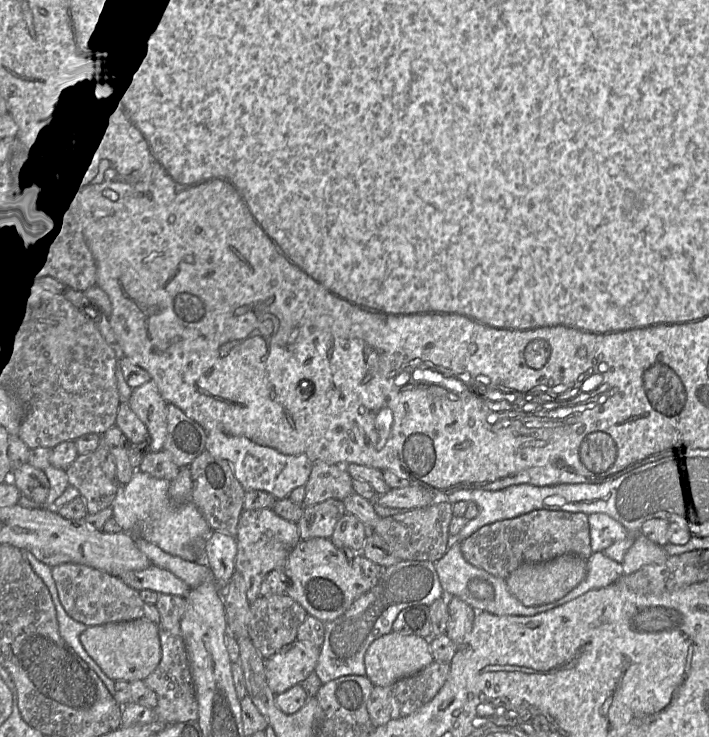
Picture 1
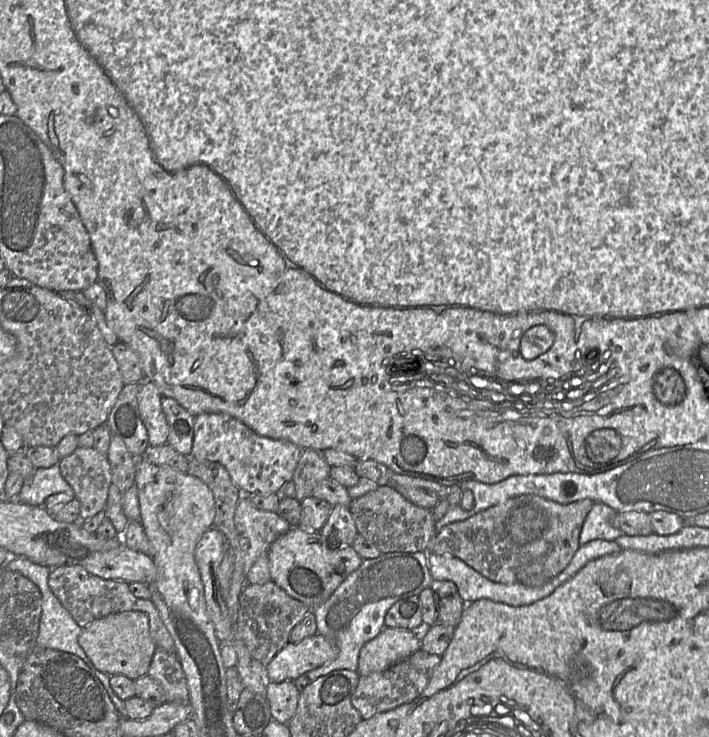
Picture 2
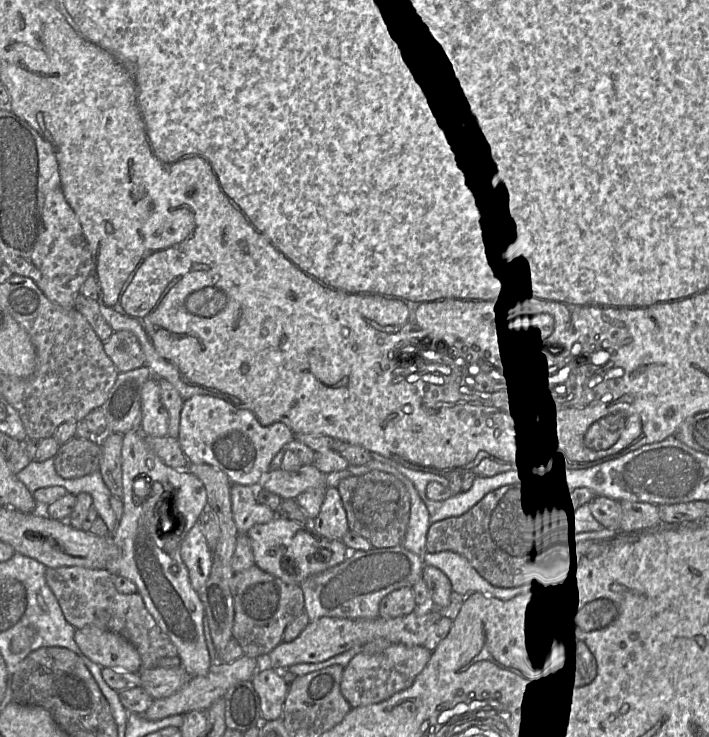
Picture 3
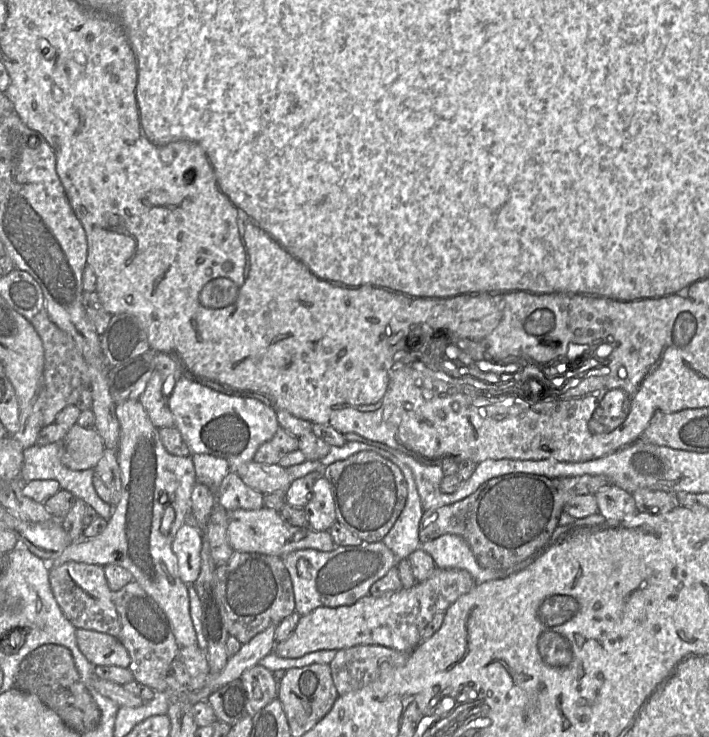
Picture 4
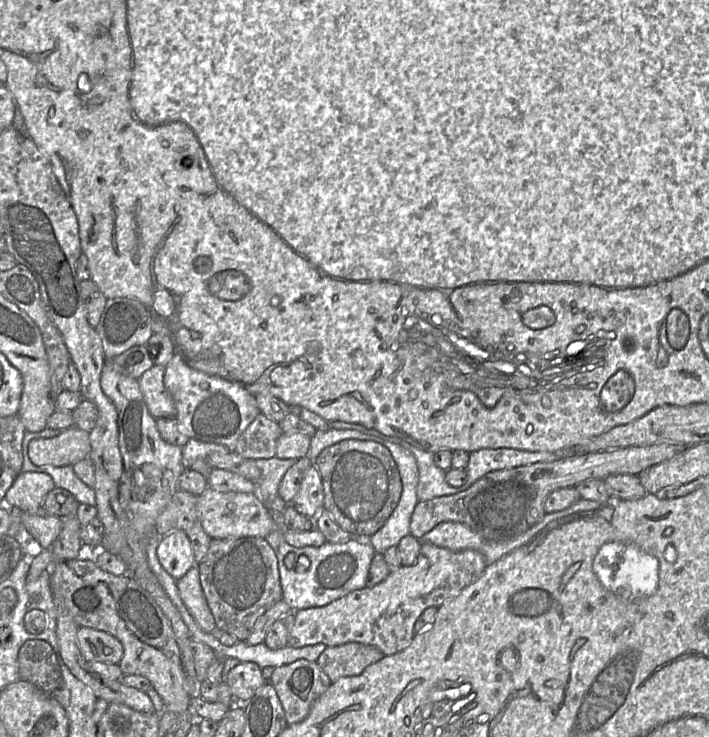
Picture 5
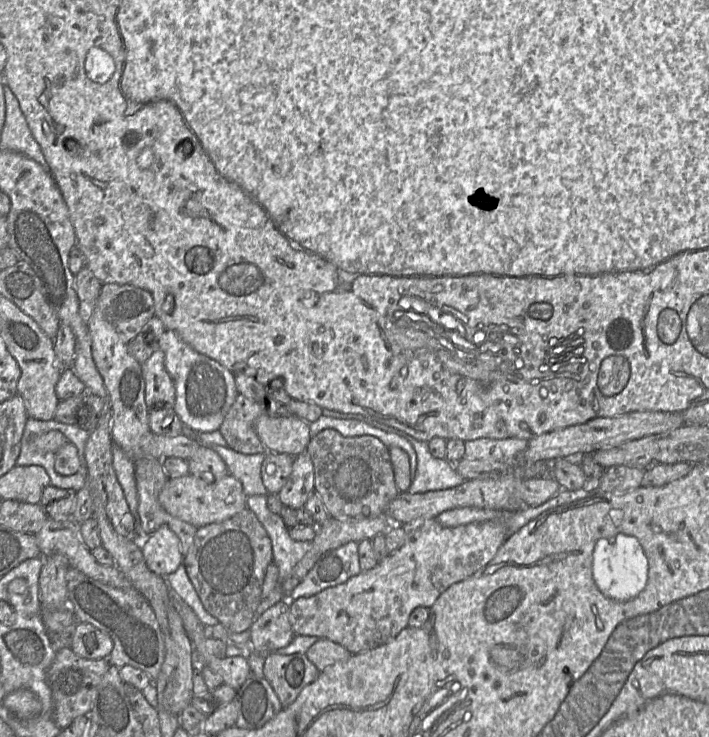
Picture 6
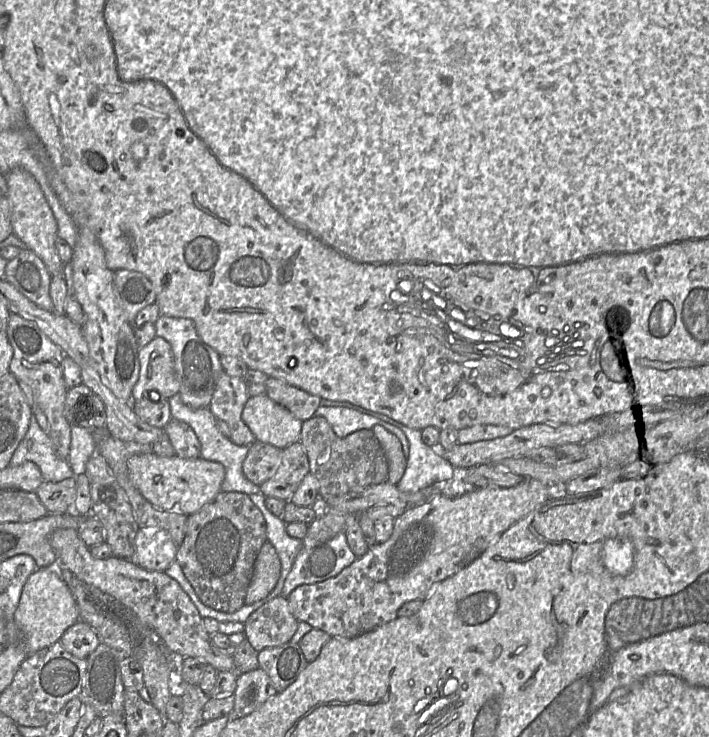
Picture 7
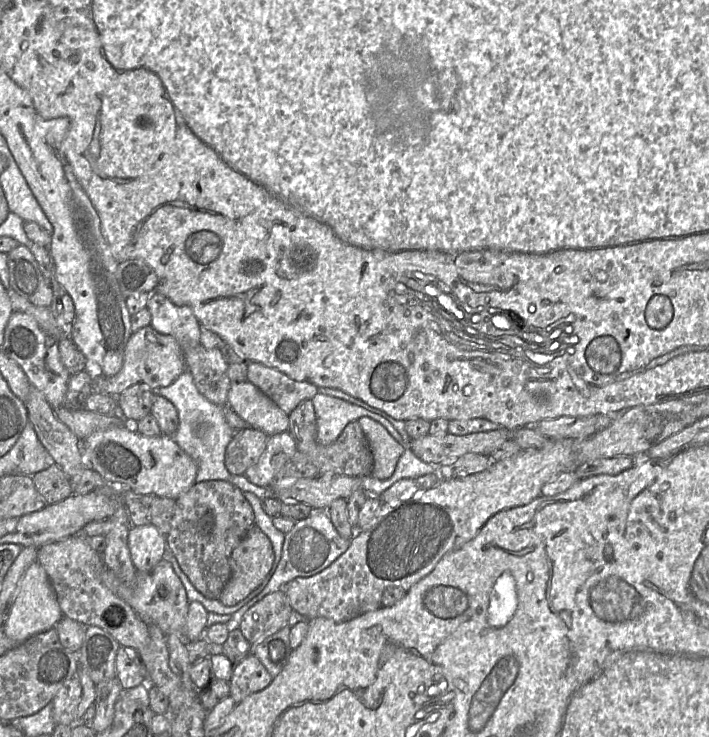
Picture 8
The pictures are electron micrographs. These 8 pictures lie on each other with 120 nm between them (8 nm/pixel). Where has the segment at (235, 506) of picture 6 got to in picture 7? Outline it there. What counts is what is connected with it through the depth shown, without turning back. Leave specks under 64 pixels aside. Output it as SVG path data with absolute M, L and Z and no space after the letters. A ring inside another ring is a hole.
M154 453L134 455L127 461L133 485L152 505L164 511L189 516L212 502L222 491L225 468L222 464L202 457L186 459L177 455L161 457Z

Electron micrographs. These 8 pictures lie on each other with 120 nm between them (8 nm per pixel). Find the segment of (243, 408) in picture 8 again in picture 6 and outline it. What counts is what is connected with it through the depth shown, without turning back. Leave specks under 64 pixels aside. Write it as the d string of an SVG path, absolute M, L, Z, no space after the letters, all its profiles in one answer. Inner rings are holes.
M262 413L254 429L267 451L293 457L304 453L311 439L309 423L295 415L274 417Z

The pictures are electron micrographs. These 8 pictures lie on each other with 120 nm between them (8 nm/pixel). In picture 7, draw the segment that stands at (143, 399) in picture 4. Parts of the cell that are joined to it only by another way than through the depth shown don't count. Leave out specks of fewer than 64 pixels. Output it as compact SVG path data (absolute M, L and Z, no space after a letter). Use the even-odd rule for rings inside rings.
M156 336L149 344L138 350L139 379L135 384L133 400L148 399L147 393L156 391L159 401L168 401L179 393L180 384L174 369L171 345Z

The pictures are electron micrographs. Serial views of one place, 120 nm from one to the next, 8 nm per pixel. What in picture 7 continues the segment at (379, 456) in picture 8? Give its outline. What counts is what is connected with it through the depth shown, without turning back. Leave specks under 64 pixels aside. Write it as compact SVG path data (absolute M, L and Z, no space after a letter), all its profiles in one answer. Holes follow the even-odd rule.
M375 425L372 431L381 444L388 461L389 472L387 482L396 485L403 477L407 463L401 442L382 425Z

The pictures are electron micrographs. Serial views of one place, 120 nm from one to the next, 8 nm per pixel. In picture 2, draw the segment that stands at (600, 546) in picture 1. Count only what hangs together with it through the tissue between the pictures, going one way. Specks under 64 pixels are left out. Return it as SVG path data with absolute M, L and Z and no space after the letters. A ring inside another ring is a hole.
M594 502L587 514L580 533L580 544L602 539L614 541L616 538L626 535L618 527L614 526L617 511L601 502Z

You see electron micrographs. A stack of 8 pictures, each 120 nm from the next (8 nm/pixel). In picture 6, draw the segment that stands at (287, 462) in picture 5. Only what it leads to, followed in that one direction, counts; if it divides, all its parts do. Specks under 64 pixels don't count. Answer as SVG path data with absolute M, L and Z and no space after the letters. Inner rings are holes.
M202 445L213 449L225 462L229 474L242 484L247 496L268 496L269 492L263 484L261 467L265 454L242 454L228 446Z

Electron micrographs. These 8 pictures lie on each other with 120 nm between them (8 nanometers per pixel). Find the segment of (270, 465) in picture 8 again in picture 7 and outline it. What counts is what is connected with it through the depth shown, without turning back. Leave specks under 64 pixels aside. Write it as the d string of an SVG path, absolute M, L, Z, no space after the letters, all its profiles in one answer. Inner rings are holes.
M299 442L282 449L281 464L275 475L260 485L265 497L291 501L304 477L310 473L307 454Z

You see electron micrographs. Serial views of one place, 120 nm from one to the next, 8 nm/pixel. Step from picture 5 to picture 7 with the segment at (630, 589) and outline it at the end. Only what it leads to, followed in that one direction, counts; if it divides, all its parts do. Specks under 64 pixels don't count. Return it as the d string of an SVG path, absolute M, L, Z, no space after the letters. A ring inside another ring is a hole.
M624 538L607 539L603 543L601 559L605 569L613 575L627 575L634 566L634 548Z

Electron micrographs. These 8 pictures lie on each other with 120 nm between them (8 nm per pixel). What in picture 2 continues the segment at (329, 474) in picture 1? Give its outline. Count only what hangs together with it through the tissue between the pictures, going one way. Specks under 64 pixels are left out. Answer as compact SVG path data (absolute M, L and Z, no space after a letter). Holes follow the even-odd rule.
M304 449L292 478L296 487L295 498L301 502L311 496L317 483L330 477L330 470L331 466L320 452Z

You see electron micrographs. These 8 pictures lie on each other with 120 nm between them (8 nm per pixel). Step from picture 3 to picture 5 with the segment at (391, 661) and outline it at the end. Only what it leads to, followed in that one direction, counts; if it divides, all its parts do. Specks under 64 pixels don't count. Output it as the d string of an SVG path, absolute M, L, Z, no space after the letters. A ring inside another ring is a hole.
M350 642L341 646L327 646L316 663L333 683L341 677L360 675L384 656L376 647Z

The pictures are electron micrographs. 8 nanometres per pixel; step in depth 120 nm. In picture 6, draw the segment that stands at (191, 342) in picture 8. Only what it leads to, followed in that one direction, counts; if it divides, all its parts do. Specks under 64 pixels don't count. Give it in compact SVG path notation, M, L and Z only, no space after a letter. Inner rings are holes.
M165 330L160 337L159 347L164 352L165 368L175 385L173 408L182 423L197 433L219 430L239 394L234 374L217 361L194 350L173 330Z

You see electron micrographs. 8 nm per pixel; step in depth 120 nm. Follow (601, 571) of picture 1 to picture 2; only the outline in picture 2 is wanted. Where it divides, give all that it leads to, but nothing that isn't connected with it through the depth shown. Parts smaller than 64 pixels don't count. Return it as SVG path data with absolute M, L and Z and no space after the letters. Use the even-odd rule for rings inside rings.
M596 539L581 545L573 556L571 562L561 574L558 575L559 584L564 584L570 580L587 563L605 555L616 554L621 551L616 541L606 541Z

